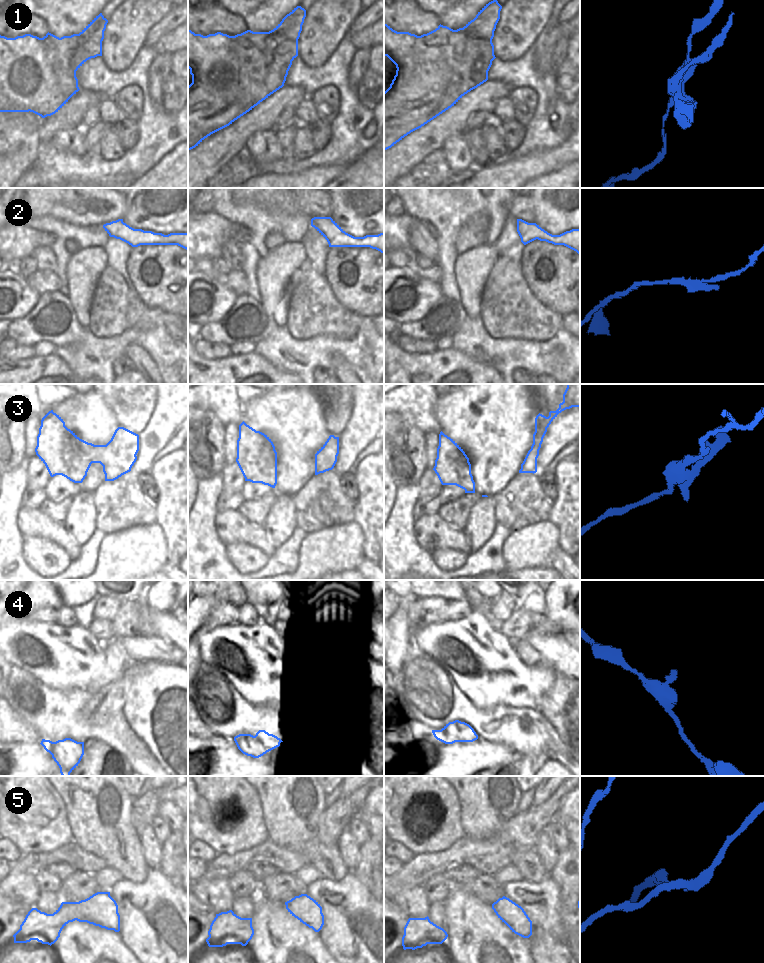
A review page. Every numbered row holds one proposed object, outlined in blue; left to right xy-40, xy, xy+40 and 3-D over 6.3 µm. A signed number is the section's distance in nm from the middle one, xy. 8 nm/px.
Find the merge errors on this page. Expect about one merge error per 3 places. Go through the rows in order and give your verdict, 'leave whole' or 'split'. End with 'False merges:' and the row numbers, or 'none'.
1: split
2: leave whole
3: split
4: leave whole
5: split
False merges: 1, 3, 5

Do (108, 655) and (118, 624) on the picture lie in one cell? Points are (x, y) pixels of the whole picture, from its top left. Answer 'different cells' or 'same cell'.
different cells

